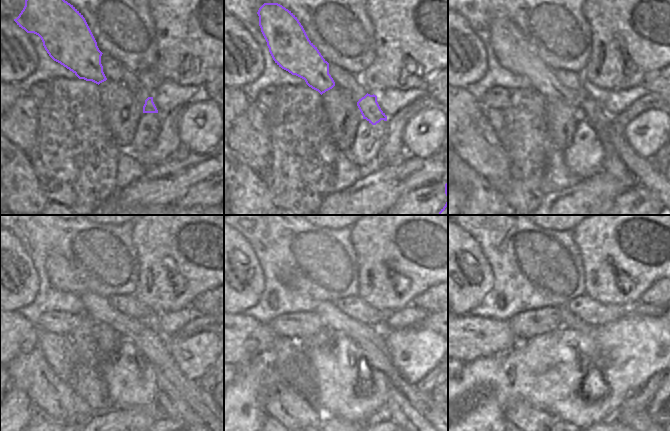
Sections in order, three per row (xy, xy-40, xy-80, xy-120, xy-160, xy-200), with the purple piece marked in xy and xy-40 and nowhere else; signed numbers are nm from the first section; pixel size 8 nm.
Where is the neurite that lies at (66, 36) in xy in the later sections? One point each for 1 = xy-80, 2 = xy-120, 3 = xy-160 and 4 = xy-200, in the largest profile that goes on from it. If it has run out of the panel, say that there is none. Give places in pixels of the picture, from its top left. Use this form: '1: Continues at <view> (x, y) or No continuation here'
1: Continues at xy-80 (513, 52)
2: Continues at xy-120 (151, 344)
3: Continues at xy-160 (371, 340)
4: Continues at xy-200 (568, 320)

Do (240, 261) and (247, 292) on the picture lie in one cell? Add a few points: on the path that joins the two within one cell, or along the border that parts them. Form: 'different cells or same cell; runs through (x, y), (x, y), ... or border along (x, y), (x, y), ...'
same cell; runs through (239, 270), (238, 287)

